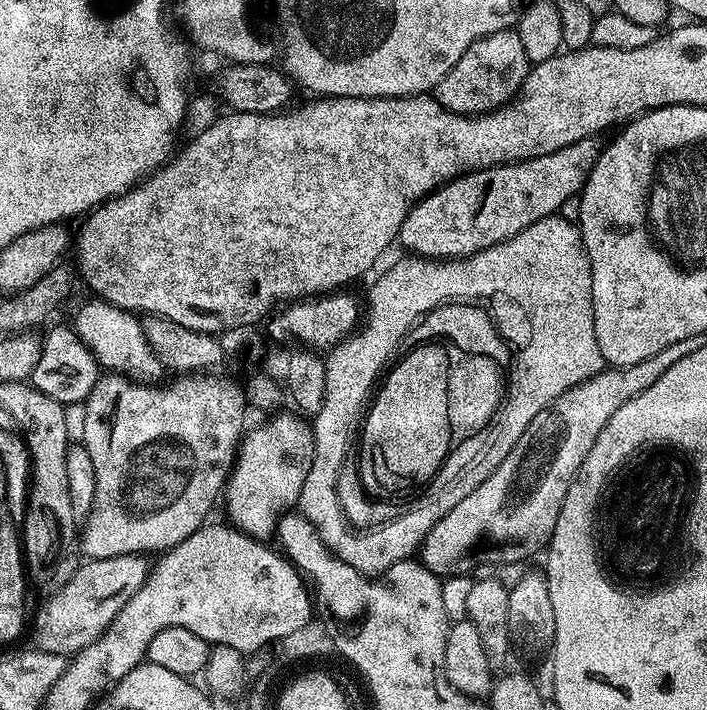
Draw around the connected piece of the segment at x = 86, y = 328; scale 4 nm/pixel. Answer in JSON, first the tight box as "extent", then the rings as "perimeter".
{"extent":[74,298,162,382],"perimeter":[[[92,298],[89,304],[80,308],[80,317],[74,323],[74,330],[80,340],[94,354],[96,363],[101,369],[112,374],[121,374],[138,382],[159,381],[162,365],[160,359],[152,352],[146,334],[140,329],[140,320],[126,308],[110,304],[106,300]]]}

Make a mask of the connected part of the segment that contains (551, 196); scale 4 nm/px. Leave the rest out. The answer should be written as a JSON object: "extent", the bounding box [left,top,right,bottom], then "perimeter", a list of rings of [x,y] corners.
{"extent":[398,138,602,258],"perimeter":[[[589,138],[587,140],[579,140],[570,146],[566,146],[562,150],[554,150],[554,154],[546,154],[539,156],[533,160],[521,160],[515,164],[501,164],[499,168],[481,168],[478,172],[467,172],[465,176],[460,179],[457,178],[451,184],[436,189],[430,196],[425,196],[420,203],[415,204],[411,210],[408,211],[408,217],[402,222],[400,227],[400,235],[398,237],[399,243],[404,243],[409,253],[417,256],[426,256],[429,258],[445,258],[445,257],[461,257],[473,255],[478,251],[486,250],[487,247],[494,246],[496,243],[506,242],[508,239],[514,238],[524,228],[528,228],[531,224],[537,223],[540,219],[548,217],[555,217],[559,213],[562,202],[566,202],[566,198],[575,196],[584,190],[584,183],[587,182],[588,176],[592,173],[592,167],[596,165],[596,160],[600,157],[602,151],[601,145],[596,145],[595,139]]]}

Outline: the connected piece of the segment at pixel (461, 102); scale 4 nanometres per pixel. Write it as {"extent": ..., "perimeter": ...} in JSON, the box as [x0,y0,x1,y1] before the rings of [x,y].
{"extent":[434,27,530,116],"perimeter":[[[506,27],[501,32],[486,34],[466,46],[466,54],[462,54],[462,58],[454,62],[450,74],[438,82],[434,98],[451,112],[463,116],[481,116],[483,112],[504,107],[515,97],[524,85],[529,67],[530,61],[526,58],[519,31]]]}

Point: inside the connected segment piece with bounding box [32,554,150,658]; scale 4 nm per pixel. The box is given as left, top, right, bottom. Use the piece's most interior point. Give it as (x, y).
(74, 617)

